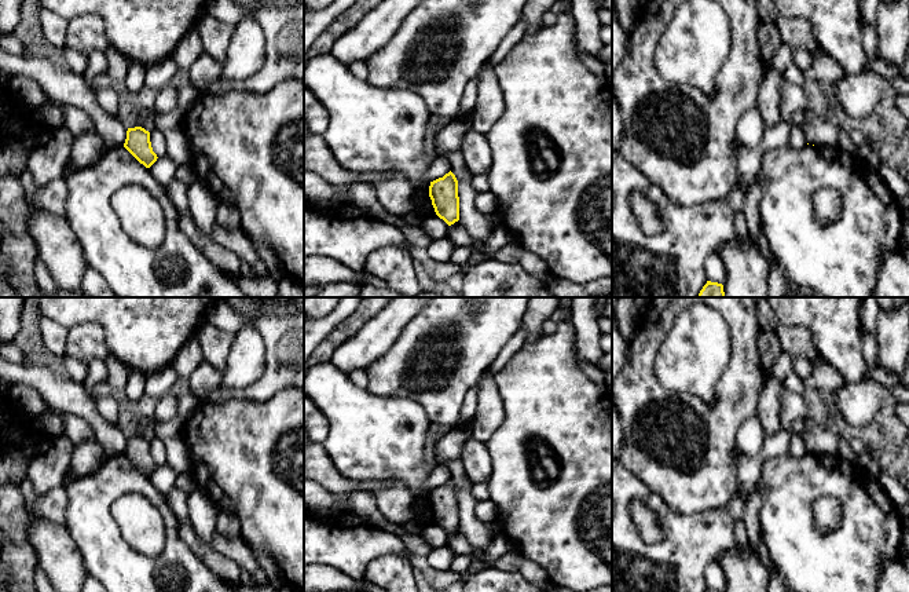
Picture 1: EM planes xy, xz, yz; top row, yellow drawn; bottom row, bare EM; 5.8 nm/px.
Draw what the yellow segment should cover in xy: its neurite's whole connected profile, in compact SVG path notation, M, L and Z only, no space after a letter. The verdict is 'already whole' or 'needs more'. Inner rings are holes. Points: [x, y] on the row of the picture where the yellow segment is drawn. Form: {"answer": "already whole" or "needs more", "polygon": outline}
{"answer": "already whole", "polygon": "M142 127L128 128L124 147L146 168L158 158L151 147L150 132Z"}

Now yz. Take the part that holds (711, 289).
{"answer": "already whole", "polygon": "M707 281L697 297L725 297L723 285Z"}

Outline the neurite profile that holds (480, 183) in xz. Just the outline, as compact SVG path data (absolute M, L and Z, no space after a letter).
M487 173L473 175L472 186L476 193L490 191L490 180Z

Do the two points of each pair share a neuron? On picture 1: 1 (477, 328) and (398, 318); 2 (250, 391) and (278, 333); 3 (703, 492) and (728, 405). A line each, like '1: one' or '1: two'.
1: two
2: one
3: one

